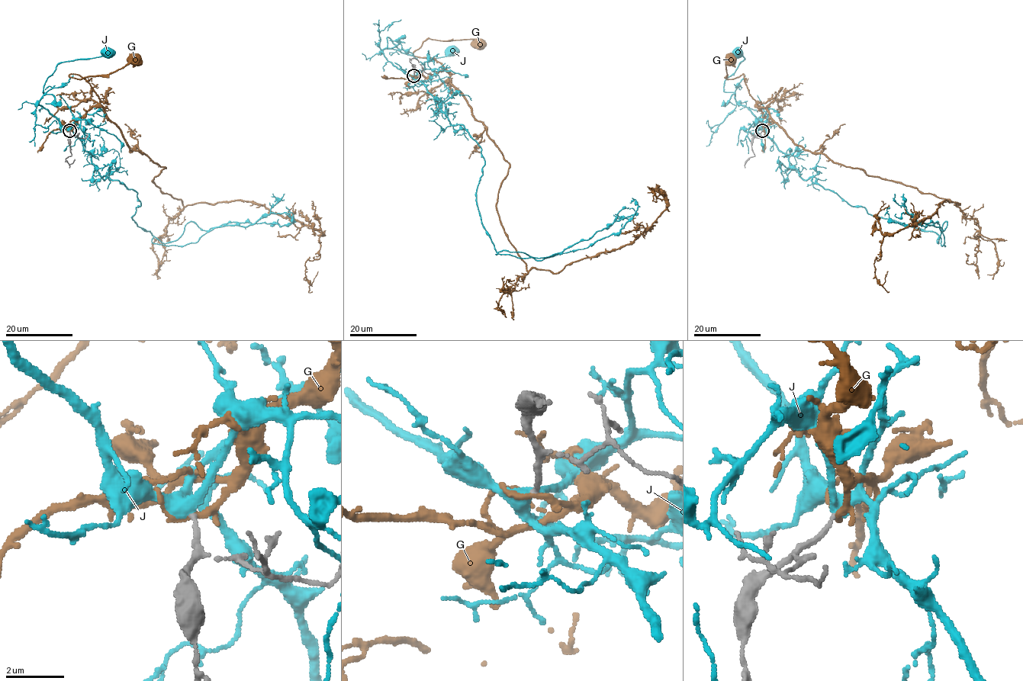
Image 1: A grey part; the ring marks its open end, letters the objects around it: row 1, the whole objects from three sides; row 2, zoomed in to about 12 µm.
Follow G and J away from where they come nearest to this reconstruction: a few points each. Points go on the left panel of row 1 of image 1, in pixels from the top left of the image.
G: (69, 130), (94, 107), (99, 97), (82, 77), (69, 75), (81, 79), (108, 75), (136, 59)
J: (69, 130), (65, 129), (39, 104), (43, 84), (61, 62), (107, 56), (108, 53)

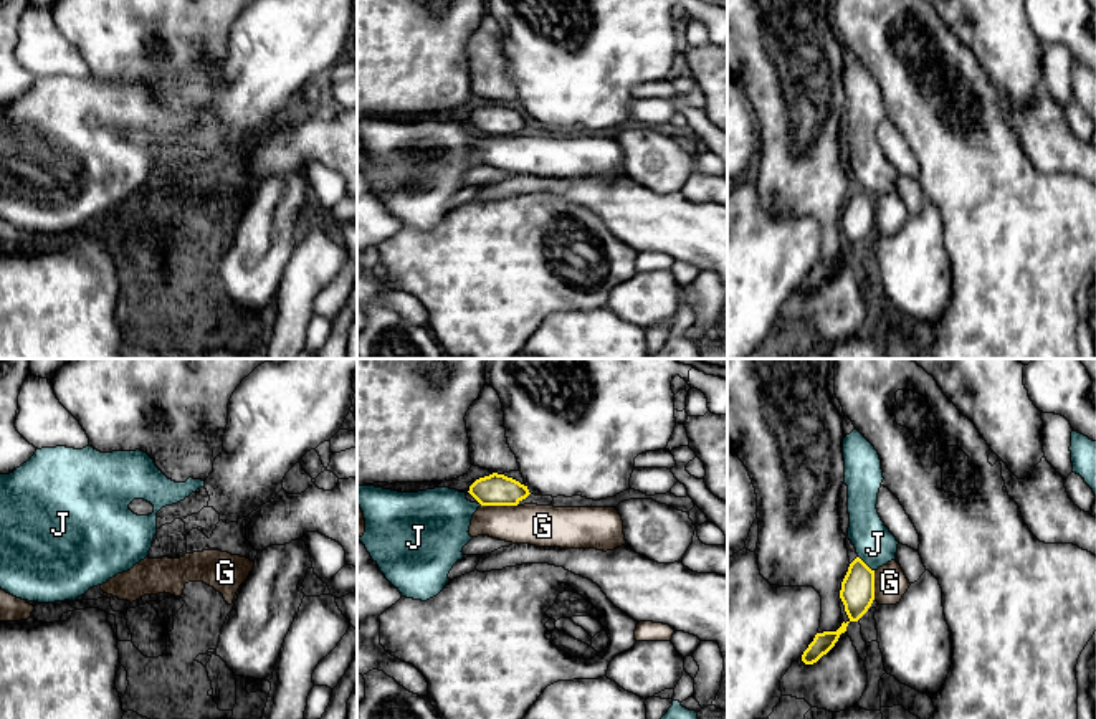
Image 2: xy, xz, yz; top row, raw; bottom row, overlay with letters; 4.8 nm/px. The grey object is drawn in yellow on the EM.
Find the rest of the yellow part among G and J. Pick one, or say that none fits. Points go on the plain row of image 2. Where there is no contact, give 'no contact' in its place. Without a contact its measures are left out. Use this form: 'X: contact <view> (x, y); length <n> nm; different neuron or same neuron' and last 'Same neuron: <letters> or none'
G: contact xz (500, 134); length 180 nm; different neuron
J: contact yz (865, 194); length 110 nm; same neuron
Same neuron: J

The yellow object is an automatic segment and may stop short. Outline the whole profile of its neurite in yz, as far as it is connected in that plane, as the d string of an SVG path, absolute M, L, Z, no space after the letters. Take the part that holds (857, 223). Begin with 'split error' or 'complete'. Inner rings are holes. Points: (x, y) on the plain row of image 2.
split error | M856 58L843 68L843 89L848 116L848 169L858 187L841 212L840 228L850 251L858 251L874 230L874 202L896 190L899 172L876 139L884 109L879 84Z

